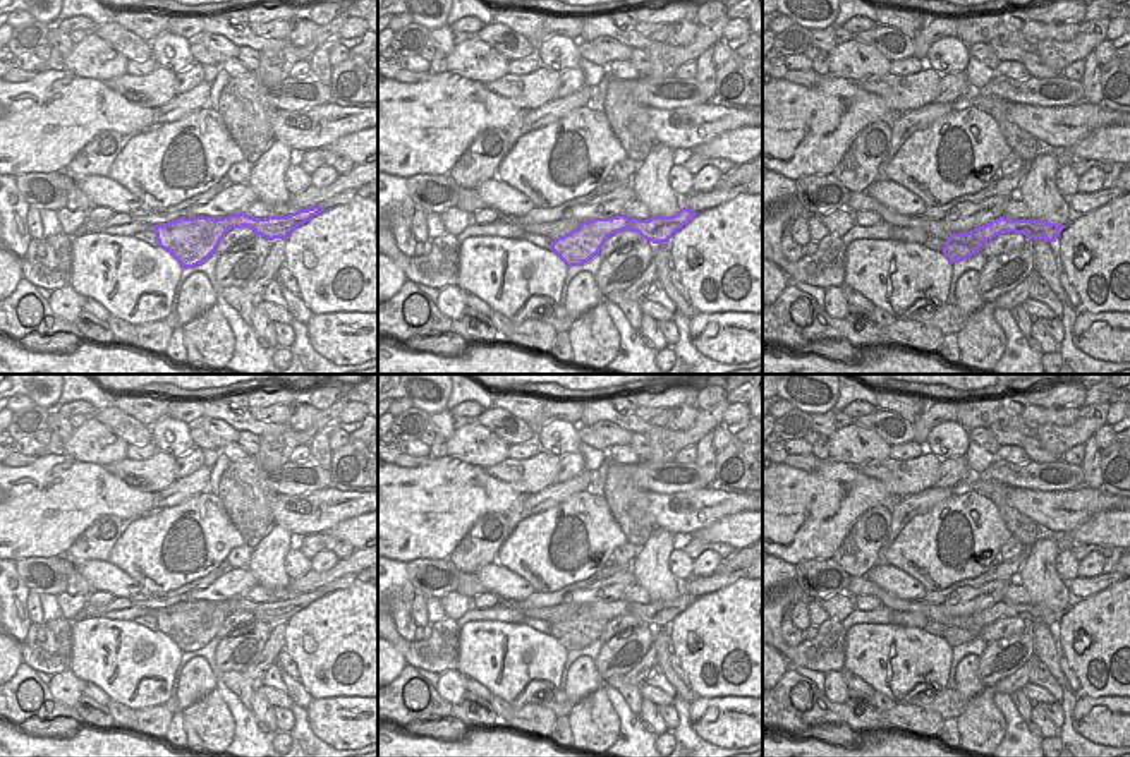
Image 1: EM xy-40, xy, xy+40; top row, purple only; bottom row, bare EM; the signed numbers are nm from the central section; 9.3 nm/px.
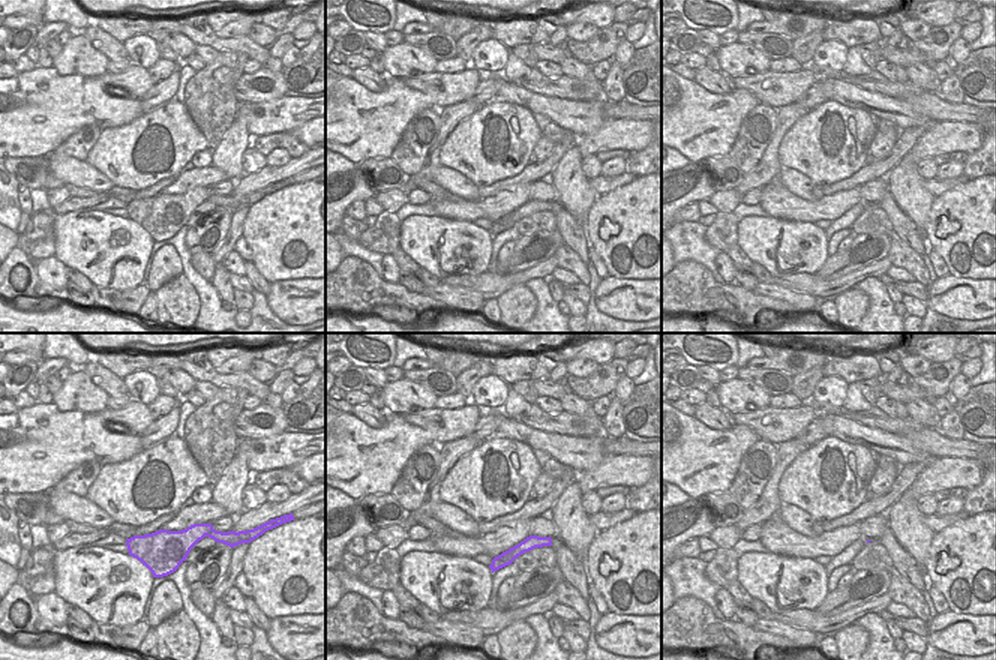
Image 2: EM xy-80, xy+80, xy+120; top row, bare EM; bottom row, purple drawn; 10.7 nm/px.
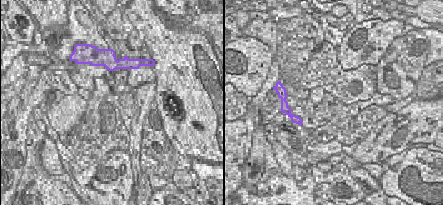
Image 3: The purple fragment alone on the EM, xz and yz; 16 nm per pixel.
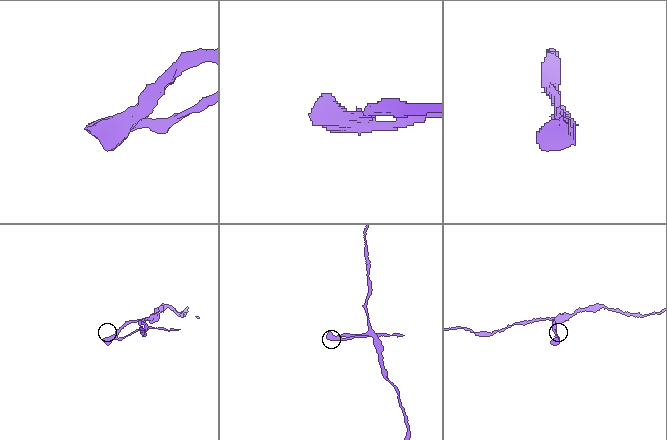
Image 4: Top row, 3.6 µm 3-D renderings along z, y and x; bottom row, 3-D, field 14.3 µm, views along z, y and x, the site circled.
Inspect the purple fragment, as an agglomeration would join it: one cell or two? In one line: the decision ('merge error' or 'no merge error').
merge error

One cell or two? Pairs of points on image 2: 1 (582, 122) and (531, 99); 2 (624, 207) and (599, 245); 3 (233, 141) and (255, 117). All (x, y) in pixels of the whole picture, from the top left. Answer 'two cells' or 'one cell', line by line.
1: one cell
2: one cell
3: two cells

